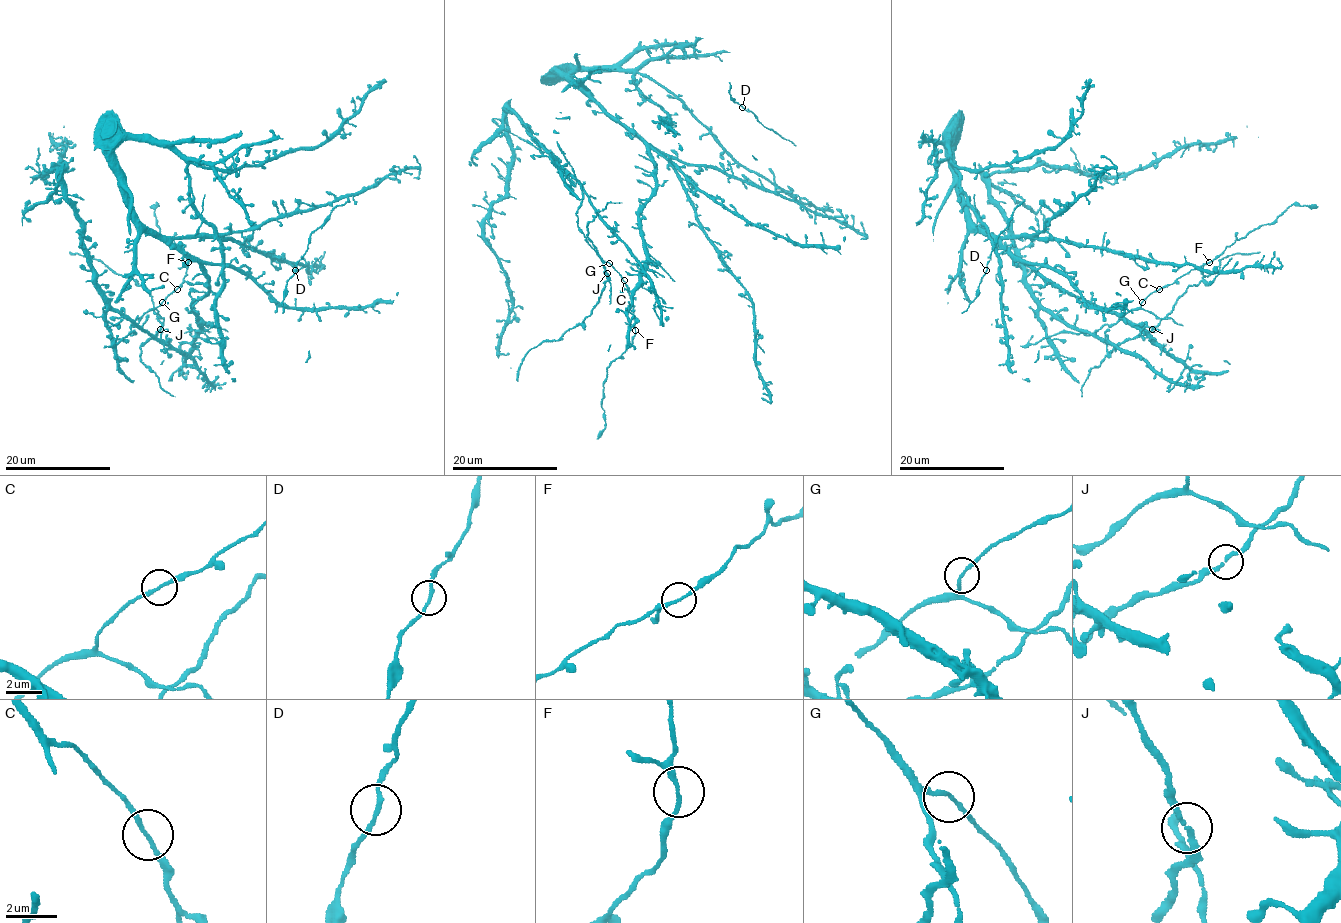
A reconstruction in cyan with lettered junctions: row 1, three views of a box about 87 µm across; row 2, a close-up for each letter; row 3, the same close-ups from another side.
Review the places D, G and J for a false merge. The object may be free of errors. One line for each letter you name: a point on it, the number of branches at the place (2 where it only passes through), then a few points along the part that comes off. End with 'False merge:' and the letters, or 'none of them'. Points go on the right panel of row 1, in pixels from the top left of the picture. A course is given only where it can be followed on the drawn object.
False merge: none of them

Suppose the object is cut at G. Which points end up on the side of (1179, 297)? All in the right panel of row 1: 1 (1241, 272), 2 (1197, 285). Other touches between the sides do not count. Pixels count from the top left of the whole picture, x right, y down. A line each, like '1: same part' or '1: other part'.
1: same part
2: same part

